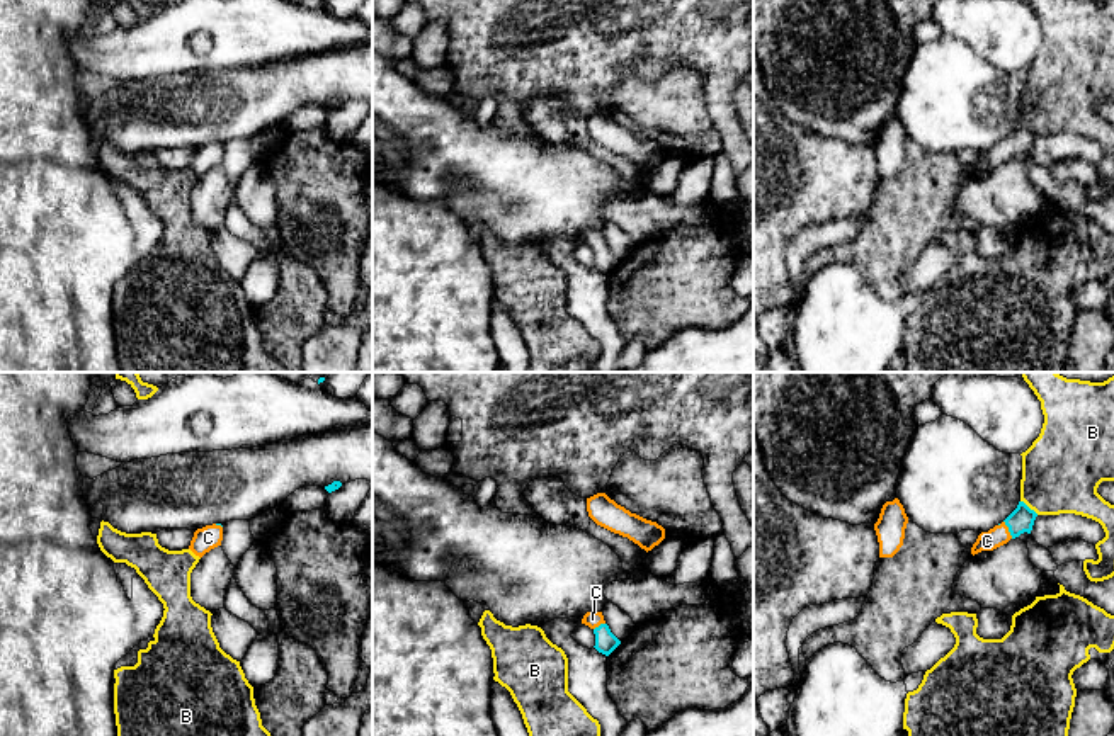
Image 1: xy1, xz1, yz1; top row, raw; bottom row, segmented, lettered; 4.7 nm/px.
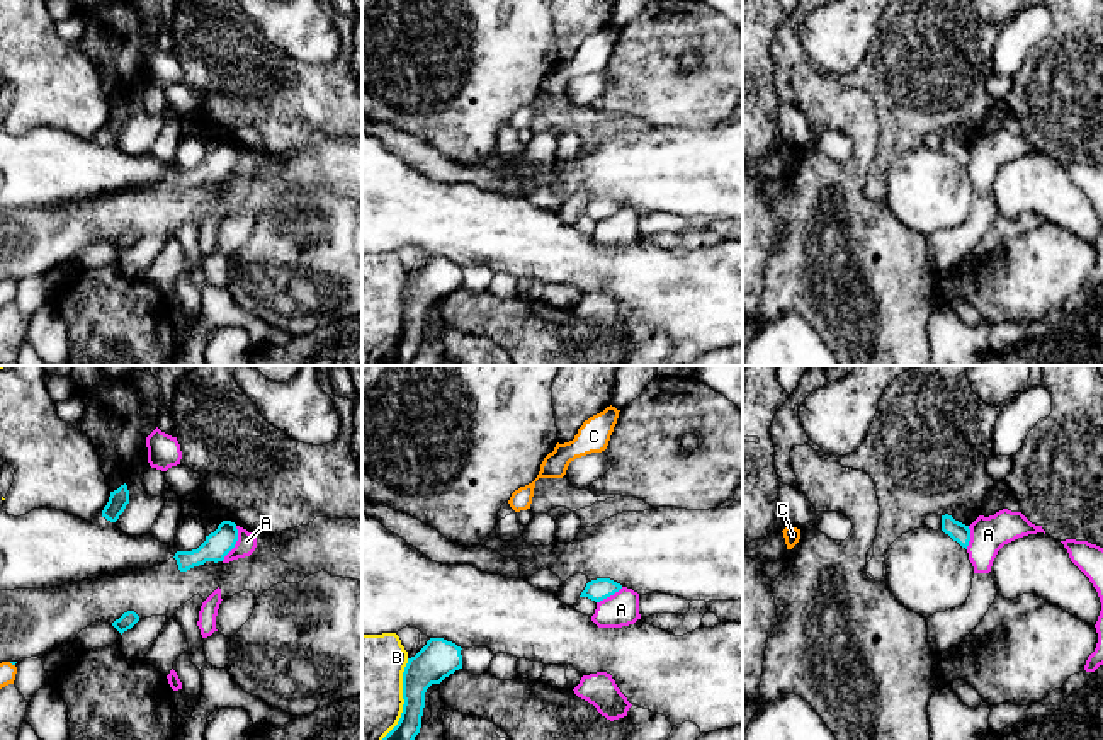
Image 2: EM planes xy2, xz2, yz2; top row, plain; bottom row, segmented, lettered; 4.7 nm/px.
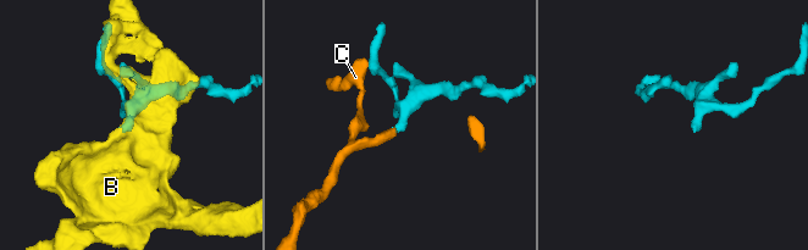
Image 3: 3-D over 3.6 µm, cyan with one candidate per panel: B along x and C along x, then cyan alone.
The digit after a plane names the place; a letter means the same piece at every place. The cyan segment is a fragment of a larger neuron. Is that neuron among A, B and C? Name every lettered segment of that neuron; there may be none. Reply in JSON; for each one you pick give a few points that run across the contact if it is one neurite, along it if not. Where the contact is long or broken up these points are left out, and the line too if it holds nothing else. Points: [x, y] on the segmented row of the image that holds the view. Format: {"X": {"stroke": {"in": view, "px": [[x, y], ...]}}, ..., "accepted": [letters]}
{"C": {"stroke": {"in": "yz1", "px": [[1021, 520], [1009, 529], [987, 541]]}}, "accepted": ["C"]}

